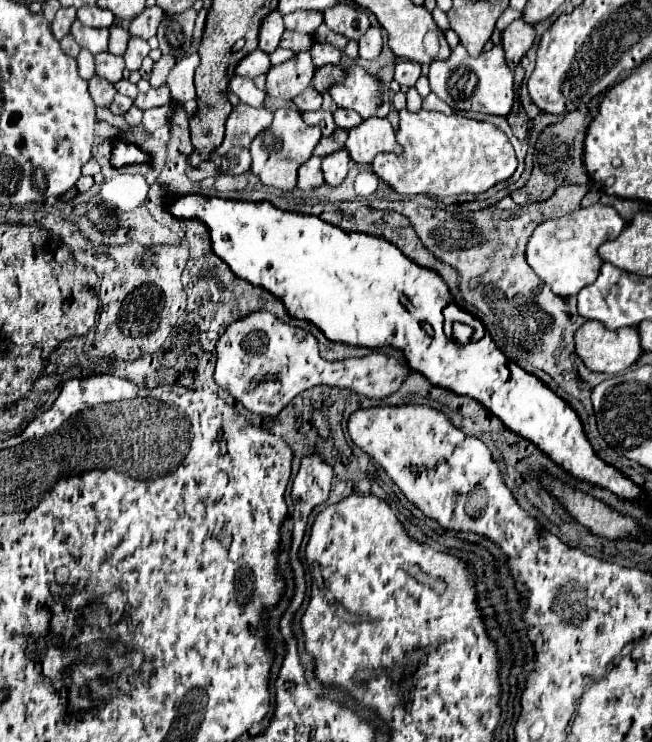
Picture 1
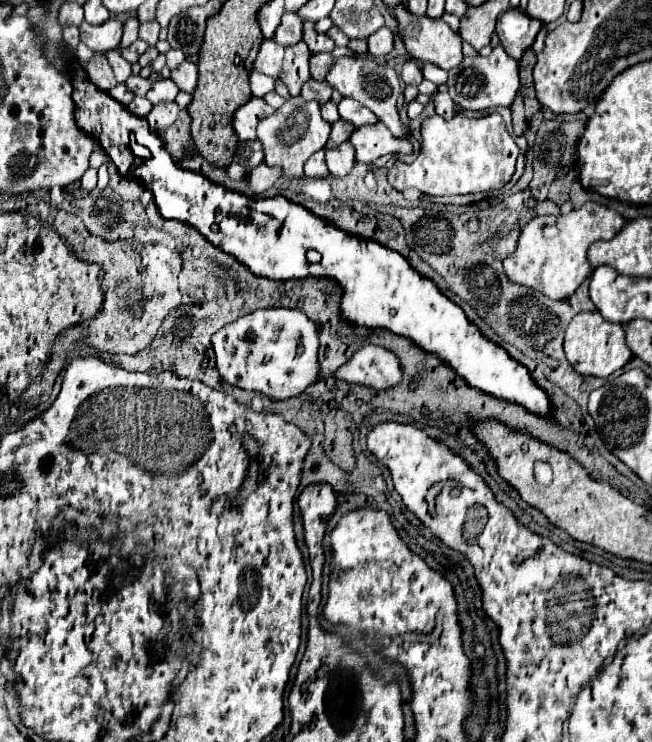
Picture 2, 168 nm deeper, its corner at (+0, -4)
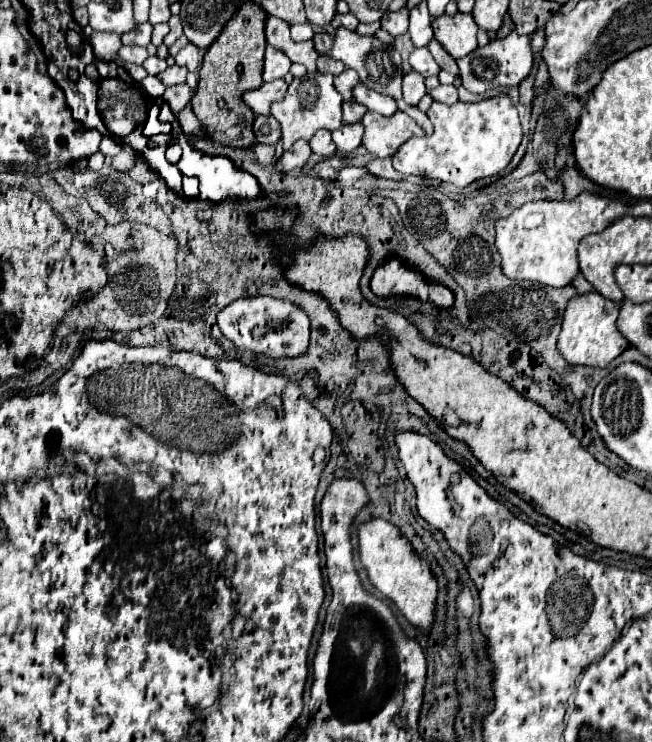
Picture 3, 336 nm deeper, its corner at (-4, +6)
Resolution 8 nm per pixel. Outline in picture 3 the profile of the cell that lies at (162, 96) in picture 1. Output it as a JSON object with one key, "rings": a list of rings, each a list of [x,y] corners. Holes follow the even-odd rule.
{"rings":[[[169,66],[167,70],[159,72],[159,80],[163,80],[165,86],[173,86],[173,84],[179,84],[179,82],[185,82],[187,78],[187,68],[183,66]]]}

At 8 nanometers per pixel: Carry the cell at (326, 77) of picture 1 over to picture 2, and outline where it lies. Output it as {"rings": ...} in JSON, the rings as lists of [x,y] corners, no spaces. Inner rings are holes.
{"rings":[[[319,54],[319,56],[311,56],[311,78],[315,80],[325,80],[327,72],[331,70],[335,58],[333,54]]]}

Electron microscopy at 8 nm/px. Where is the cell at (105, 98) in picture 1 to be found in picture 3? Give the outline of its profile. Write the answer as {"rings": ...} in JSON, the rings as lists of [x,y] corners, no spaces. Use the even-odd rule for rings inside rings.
{"rings":[[[91,32],[89,36],[91,40],[91,46],[93,46],[93,52],[95,56],[99,56],[101,60],[109,62],[109,60],[119,60],[117,52],[121,48],[121,36],[115,34],[115,32]]]}

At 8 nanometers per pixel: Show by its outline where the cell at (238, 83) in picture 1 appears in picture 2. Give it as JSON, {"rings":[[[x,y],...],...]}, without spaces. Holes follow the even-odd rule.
{"rings":[[[249,74],[249,88],[251,88],[251,96],[265,96],[267,92],[273,90],[273,78],[267,78],[265,74]]]}

